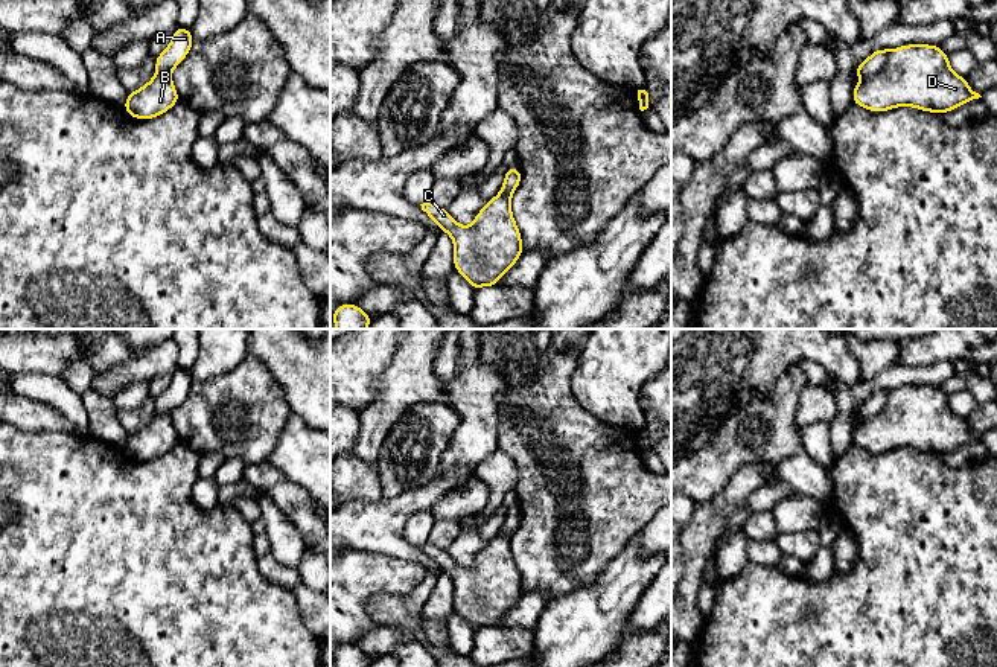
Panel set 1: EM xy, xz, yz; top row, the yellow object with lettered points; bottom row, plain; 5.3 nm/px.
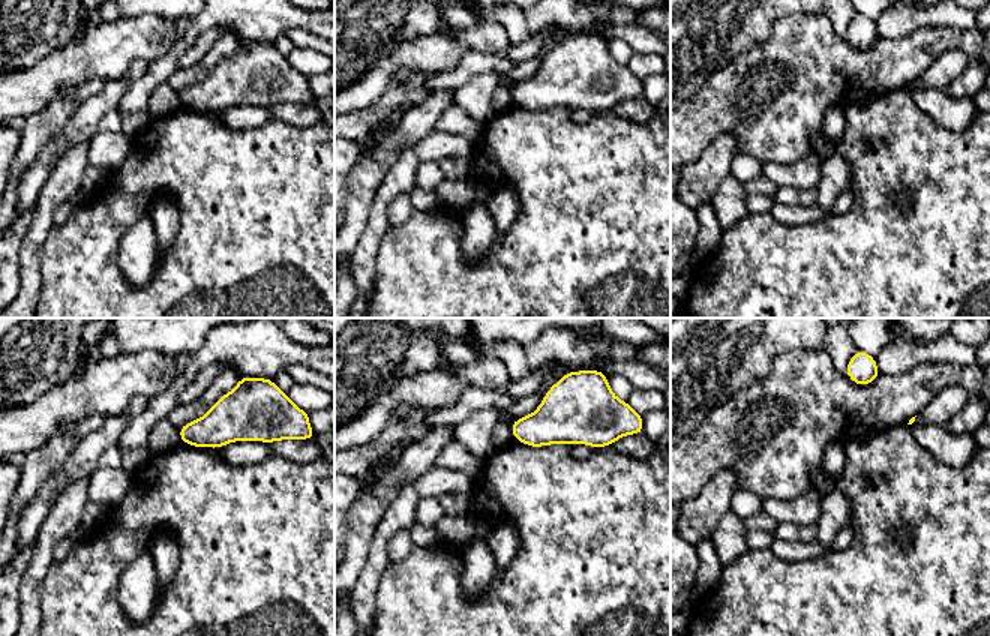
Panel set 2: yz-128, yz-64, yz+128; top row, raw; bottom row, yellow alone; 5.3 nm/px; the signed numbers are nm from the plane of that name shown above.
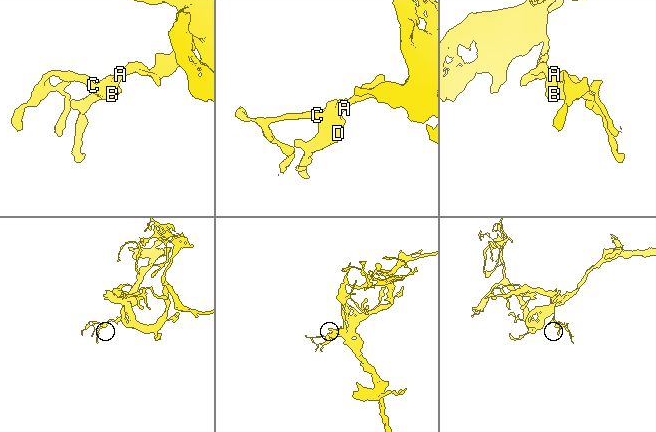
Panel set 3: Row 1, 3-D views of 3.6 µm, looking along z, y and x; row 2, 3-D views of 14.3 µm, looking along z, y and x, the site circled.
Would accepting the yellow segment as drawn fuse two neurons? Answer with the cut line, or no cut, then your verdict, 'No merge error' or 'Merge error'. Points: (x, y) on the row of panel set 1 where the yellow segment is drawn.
Split along yz (889, 51), (885, 66), (862, 81). Merge error

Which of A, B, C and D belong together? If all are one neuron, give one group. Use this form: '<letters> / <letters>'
A / B C D

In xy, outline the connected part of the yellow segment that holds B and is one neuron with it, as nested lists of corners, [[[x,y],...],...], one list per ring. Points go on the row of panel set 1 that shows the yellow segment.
[[[157,70],[152,79],[128,93],[123,110],[134,119],[154,119],[180,102],[170,73]]]

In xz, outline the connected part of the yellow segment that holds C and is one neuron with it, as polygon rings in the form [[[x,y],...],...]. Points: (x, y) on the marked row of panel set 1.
[[[499,192],[475,216],[469,227],[460,225],[446,209],[429,201],[422,210],[454,242],[454,268],[476,291],[498,286],[498,280],[519,260],[522,236],[511,213],[511,195]]]

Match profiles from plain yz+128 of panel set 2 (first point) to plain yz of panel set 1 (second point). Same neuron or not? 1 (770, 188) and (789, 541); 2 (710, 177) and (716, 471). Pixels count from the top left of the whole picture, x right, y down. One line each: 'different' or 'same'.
1: different
2: different

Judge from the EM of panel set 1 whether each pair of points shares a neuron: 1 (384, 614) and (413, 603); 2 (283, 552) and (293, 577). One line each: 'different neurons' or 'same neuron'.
1: same neuron
2: different neurons

